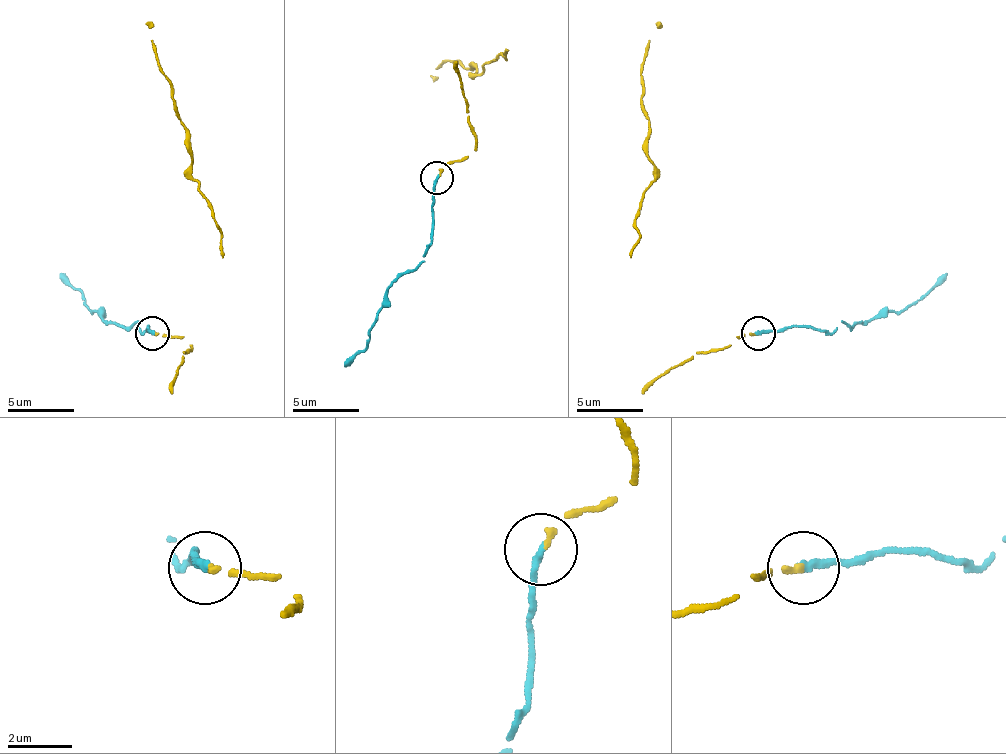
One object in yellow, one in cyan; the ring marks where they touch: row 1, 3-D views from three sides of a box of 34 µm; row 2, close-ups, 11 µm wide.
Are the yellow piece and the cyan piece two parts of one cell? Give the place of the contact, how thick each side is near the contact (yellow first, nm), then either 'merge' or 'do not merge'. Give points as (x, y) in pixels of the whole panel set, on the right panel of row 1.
(758, 333) | 190/240 nm | merge

